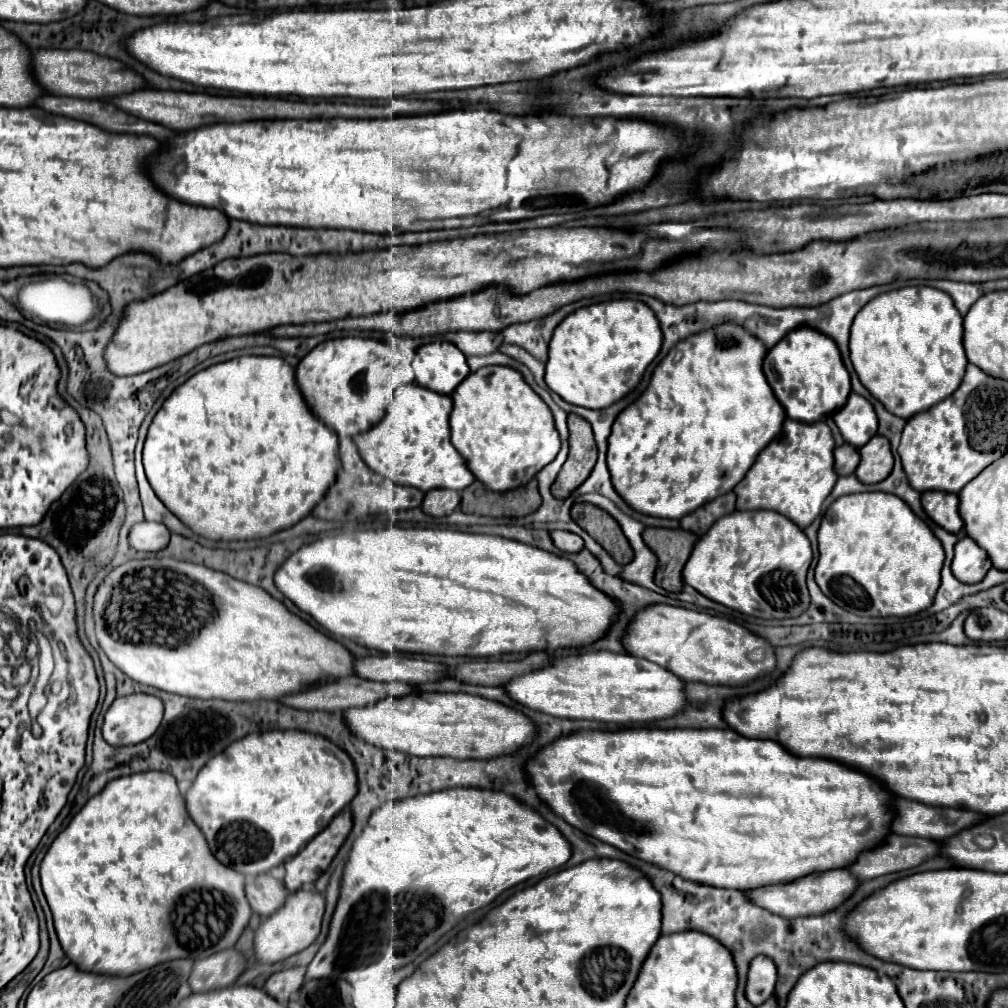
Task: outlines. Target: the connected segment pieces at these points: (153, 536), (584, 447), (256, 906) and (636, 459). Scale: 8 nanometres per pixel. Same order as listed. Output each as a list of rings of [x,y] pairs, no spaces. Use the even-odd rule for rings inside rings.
[[[138,522],[128,532],[128,544],[130,548],[138,552],[158,552],[162,550],[170,540],[170,532],[160,522]]]
[[[568,414],[568,430],[570,430],[568,460],[564,462],[556,482],[552,484],[552,494],[556,498],[568,498],[588,478],[598,456],[592,426],[584,418]]]
[[[260,874],[256,878],[250,878],[246,882],[246,900],[252,908],[254,914],[258,914],[260,918],[270,916],[272,912],[276,912],[276,908],[280,908],[286,900],[286,888],[280,880],[270,880],[268,874]]]
[[[720,324],[710,332],[700,332],[692,340],[682,340],[656,366],[646,392],[624,408],[608,436],[608,470],[612,486],[622,500],[640,514],[680,520],[708,500],[730,492],[750,470],[760,450],[780,432],[786,412],[768,386],[762,360],[764,344],[748,336],[736,324]]]

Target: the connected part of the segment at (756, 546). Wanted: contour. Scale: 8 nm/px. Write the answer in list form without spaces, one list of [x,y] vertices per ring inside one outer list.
[[[744,510],[720,518],[694,546],[684,566],[684,582],[706,598],[756,618],[796,618],[808,604],[806,574],[812,546],[806,534],[772,510]]]

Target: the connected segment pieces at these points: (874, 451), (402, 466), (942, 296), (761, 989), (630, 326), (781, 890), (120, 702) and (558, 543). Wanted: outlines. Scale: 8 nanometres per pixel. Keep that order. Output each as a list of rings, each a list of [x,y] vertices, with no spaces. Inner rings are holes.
[[[874,436],[866,446],[860,448],[860,464],[856,468],[856,476],[864,484],[878,484],[888,478],[892,472],[892,452],[890,442],[884,436]]]
[[[416,384],[400,386],[394,392],[392,404],[388,406],[388,412],[380,424],[354,436],[362,460],[372,472],[396,484],[420,488],[422,492],[432,488],[464,490],[474,482],[474,476],[468,470],[462,454],[450,442],[450,410],[450,396],[440,396],[438,392],[420,388]]]
[[[906,286],[884,292],[856,314],[850,328],[850,360],[860,382],[876,400],[884,404],[888,412],[900,418],[910,418],[936,406],[960,386],[968,364],[962,348],[962,316],[956,312],[956,306],[946,292],[930,286]]]
[[[756,956],[750,962],[748,968],[748,980],[746,980],[746,998],[750,1004],[760,1006],[764,1000],[768,1000],[774,992],[776,984],[776,966],[768,956]]]
[[[614,300],[580,308],[556,328],[550,340],[546,384],[570,404],[606,408],[642,380],[646,368],[658,356],[662,340],[660,322],[644,302]]]
[[[838,868],[838,870],[808,874],[808,876],[796,878],[786,884],[768,884],[764,888],[752,888],[752,890],[744,890],[744,892],[746,892],[746,898],[752,900],[752,904],[756,904],[772,914],[778,914],[784,918],[800,918],[800,916],[822,914],[826,910],[840,906],[854,892],[856,884],[858,884],[858,880],[848,870]]]
[[[148,694],[116,698],[102,724],[102,736],[110,746],[130,746],[148,740],[162,720],[162,700]]]
[[[554,530],[554,532],[550,532],[550,538],[552,538],[554,546],[562,552],[580,552],[584,548],[584,540],[572,532]]]

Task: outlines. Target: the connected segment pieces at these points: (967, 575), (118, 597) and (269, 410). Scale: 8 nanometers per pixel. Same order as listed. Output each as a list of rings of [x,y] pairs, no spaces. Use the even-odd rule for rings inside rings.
[[[964,536],[956,542],[952,572],[960,582],[968,582],[968,584],[980,582],[990,568],[992,564],[986,550],[982,550],[972,538]]]
[[[144,558],[144,560],[128,560],[114,568],[110,574],[104,576],[102,584],[94,594],[94,632],[100,648],[110,658],[110,662],[122,670],[134,682],[160,688],[170,694],[180,694],[188,698],[222,698],[222,700],[276,700],[276,696],[284,696],[284,692],[296,692],[296,688],[308,688],[308,684],[316,684],[316,680],[334,680],[336,676],[352,674],[352,654],[346,652],[344,646],[336,640],[330,640],[322,632],[314,630],[308,622],[294,616],[286,610],[286,606],[266,594],[262,588],[238,582],[236,578],[222,574],[218,570],[210,570],[200,564],[182,562],[176,558]]]
[[[240,356],[228,362],[214,364],[194,374],[166,398],[166,402],[162,404],[162,408],[158,410],[158,414],[150,424],[142,456],[144,456],[148,482],[152,484],[156,496],[160,496],[160,500],[164,500],[164,506],[170,512],[176,512],[176,516],[180,516],[180,520],[184,520],[184,524],[188,524],[192,532],[210,540],[252,540],[252,538],[264,538],[278,530],[294,526],[296,522],[306,518],[312,512],[312,508],[320,504],[320,500],[328,494],[330,486],[336,482],[338,472],[342,468],[338,450],[340,450],[340,436],[310,410],[300,388],[296,386],[294,368],[286,360],[276,356]]]

